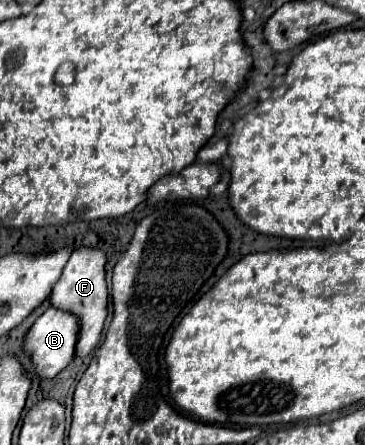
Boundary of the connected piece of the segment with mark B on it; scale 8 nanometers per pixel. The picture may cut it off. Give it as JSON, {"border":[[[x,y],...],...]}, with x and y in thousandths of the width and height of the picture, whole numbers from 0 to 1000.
{"border":[[[145,688],[129,692],[85,733],[74,760],[68,760],[68,787],[85,800],[85,813],[96,822],[96,836],[118,849],[145,849],[167,831],[184,827],[184,818],[205,800],[205,751],[216,751],[216,724],[195,715],[195,706],[173,706],[173,697],[151,697]]]}

